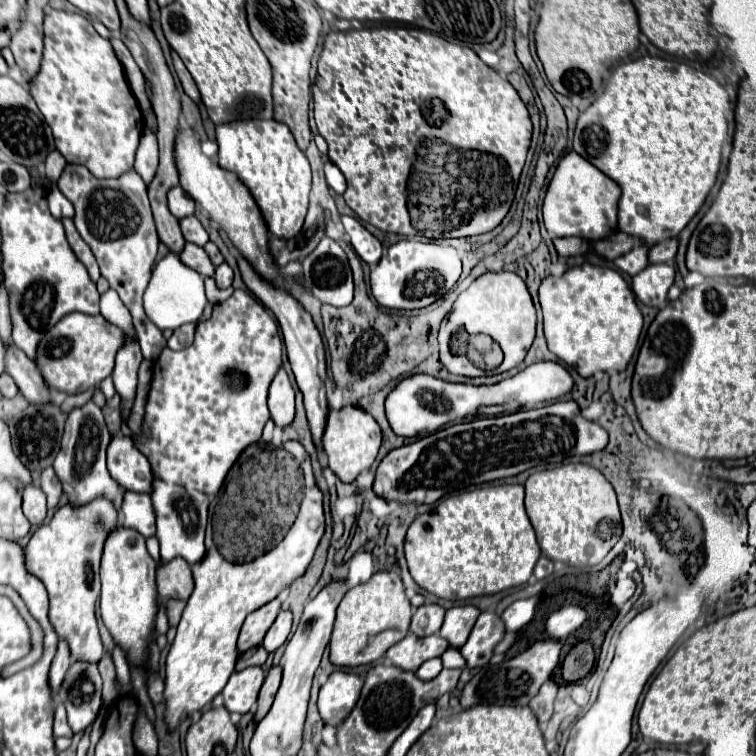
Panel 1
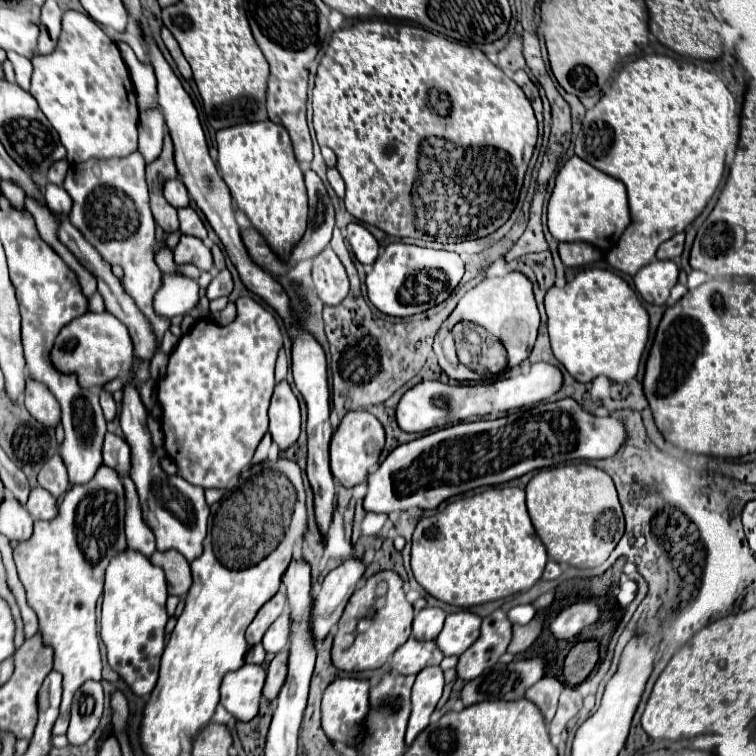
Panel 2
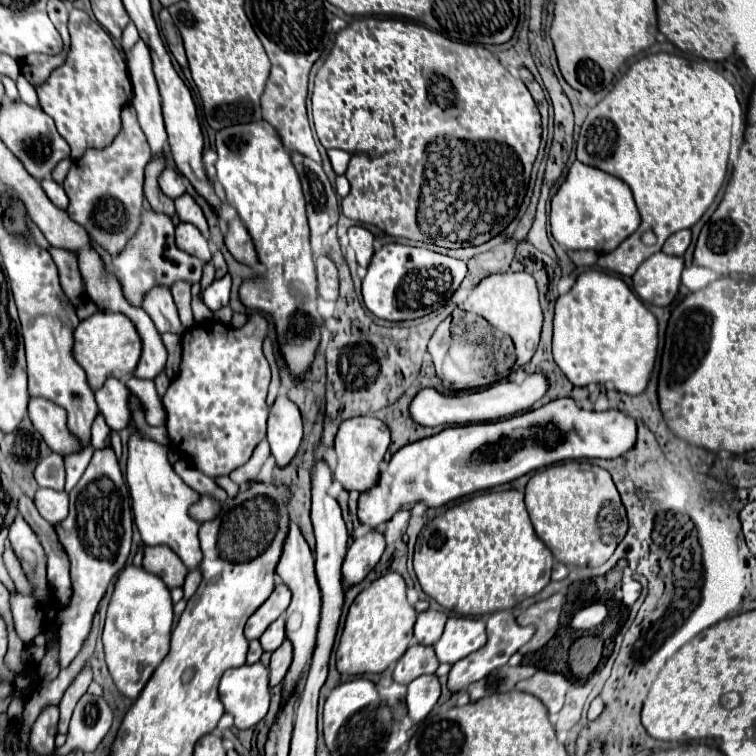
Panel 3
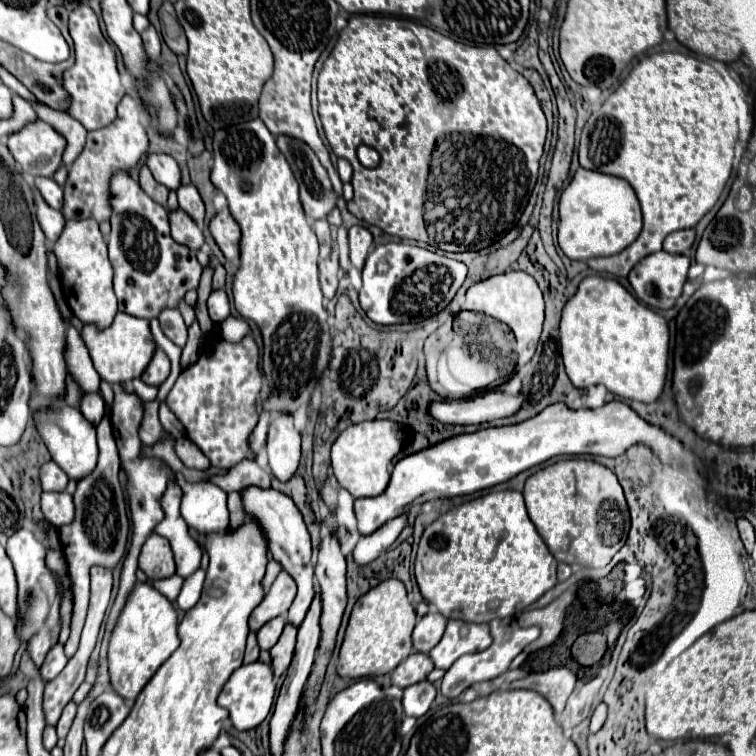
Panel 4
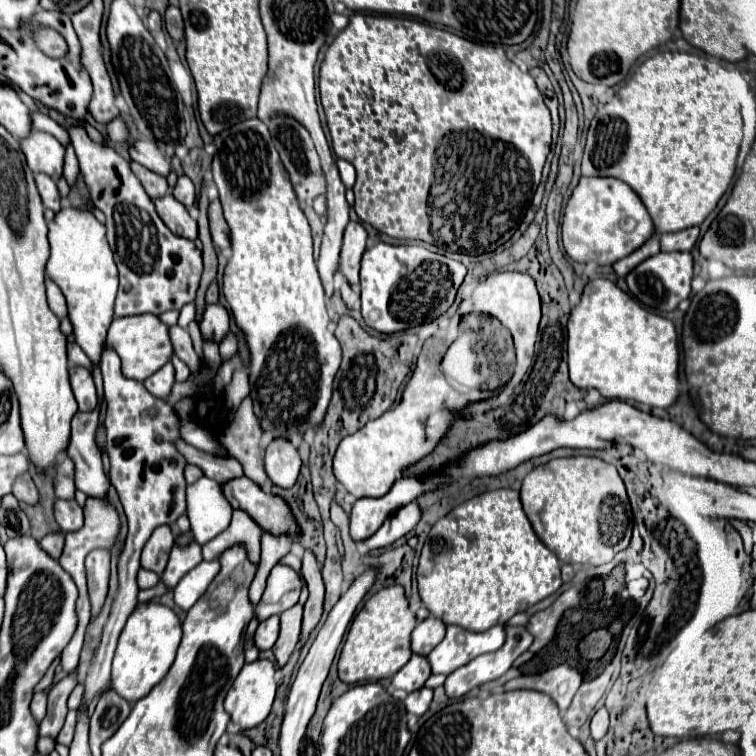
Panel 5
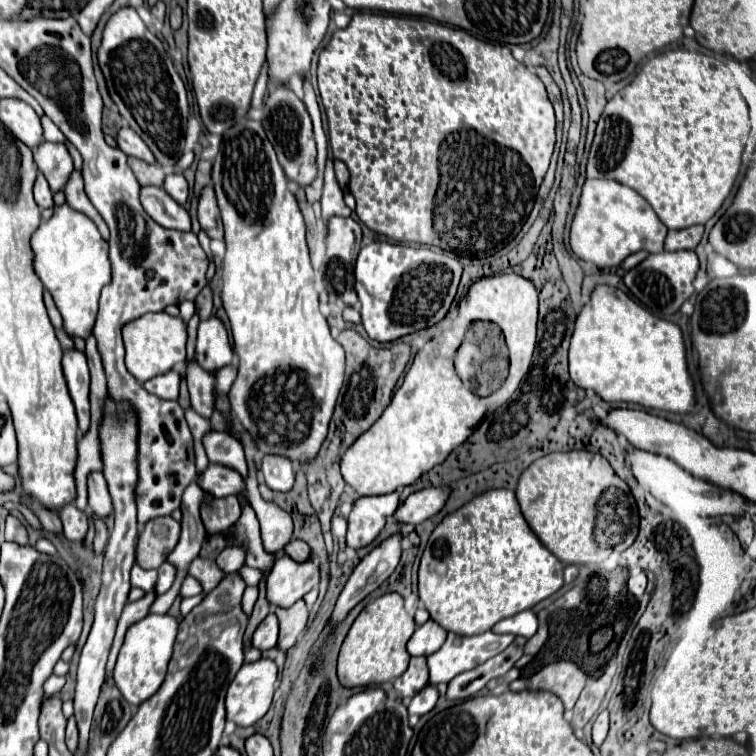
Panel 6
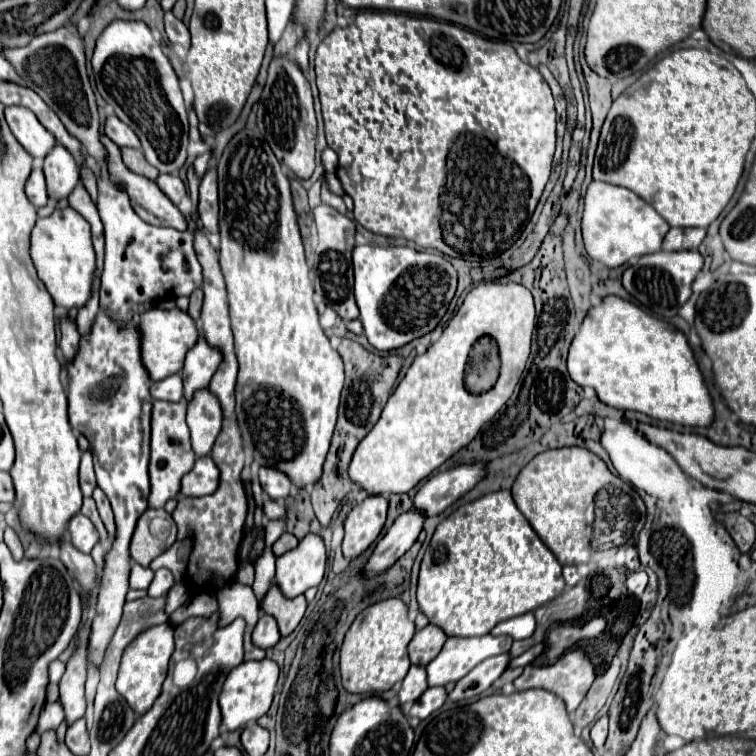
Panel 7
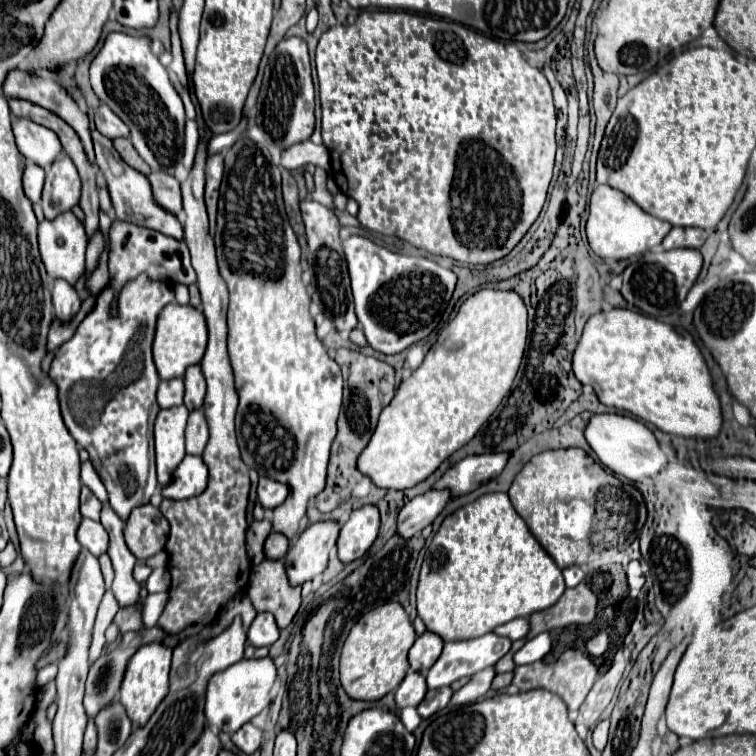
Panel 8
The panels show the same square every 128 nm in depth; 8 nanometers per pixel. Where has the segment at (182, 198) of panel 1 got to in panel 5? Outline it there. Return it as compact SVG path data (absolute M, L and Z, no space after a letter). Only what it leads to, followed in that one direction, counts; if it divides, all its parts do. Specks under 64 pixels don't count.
M138 140L130 146L130 156L134 162L140 162L142 166L146 166L148 170L160 174L160 176L168 176L172 172L172 166L168 162L168 158L156 148L156 144L148 142L148 140Z

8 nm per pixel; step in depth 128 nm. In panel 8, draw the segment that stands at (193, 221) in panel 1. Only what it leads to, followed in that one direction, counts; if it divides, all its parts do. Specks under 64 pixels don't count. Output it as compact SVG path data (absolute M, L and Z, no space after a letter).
M152 172L148 176L150 184L152 184L152 192L158 204L162 204L166 210L170 210L172 214L180 216L182 214L182 194L180 194L180 182L166 174L166 172Z

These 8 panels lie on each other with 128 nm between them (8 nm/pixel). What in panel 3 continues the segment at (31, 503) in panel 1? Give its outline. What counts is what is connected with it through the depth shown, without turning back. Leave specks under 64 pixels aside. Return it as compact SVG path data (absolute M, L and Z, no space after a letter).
M38 488L34 496L34 504L44 520L50 524L56 524L68 516L68 494L50 490L50 488Z

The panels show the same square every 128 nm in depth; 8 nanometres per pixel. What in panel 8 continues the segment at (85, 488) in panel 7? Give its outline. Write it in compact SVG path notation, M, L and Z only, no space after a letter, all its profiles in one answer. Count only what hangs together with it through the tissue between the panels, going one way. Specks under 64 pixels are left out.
M84 462L84 464L82 464L82 484L88 486L102 502L108 502L106 488L104 488L104 484L100 482L100 478L96 476L96 470L92 468L90 462Z

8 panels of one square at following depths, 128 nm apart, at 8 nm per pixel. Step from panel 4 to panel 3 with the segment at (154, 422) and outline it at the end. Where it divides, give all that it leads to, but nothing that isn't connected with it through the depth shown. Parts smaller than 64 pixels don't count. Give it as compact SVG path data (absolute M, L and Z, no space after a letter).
M108 378L104 386L96 390L98 408L110 430L122 430L128 426L130 422L128 396L130 396L130 390L124 386L124 382L114 378Z

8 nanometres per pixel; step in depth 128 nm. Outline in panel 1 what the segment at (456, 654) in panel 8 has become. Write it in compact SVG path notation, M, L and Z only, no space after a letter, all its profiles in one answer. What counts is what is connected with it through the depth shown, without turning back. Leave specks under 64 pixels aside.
M454 606L446 610L444 624L440 628L440 636L444 636L452 646L462 648L474 622L478 618L478 608L476 606Z

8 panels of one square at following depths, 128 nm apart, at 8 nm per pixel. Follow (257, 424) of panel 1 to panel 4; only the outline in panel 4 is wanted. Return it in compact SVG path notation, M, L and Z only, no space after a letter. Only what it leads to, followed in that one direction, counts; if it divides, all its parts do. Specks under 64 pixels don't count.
M252 334L244 336L240 342L228 342L224 338L210 338L208 348L200 352L198 360L190 364L178 376L176 384L172 386L166 404L176 414L176 418L184 426L186 438L196 444L204 456L210 460L214 468L232 468L246 458L250 450L250 434L258 424L258 394L262 390L262 372L260 372L260 350L254 342Z

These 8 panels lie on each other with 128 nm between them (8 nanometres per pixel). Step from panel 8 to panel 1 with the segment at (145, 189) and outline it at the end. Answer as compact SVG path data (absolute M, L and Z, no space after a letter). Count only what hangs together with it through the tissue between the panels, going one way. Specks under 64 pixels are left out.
M186 244L186 248L182 250L182 254L180 254L180 260L186 264L186 266L190 266L190 268L194 268L198 274L202 274L204 278L206 276L214 276L214 264L210 262L210 258L208 258L208 254L204 252L204 248L200 248L200 246L196 246L196 244Z

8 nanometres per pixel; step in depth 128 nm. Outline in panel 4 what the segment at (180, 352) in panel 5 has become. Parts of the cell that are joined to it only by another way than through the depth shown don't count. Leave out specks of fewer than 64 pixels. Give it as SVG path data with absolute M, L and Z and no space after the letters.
M164 308L160 314L158 314L158 320L160 320L160 328L162 332L178 346L184 346L186 344L186 324L180 316L180 312L176 308Z

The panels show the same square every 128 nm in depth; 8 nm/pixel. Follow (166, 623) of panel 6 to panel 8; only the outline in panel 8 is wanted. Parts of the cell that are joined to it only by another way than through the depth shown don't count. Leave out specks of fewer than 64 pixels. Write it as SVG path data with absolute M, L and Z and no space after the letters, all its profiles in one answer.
M162 642L144 644L136 650L136 654L128 660L128 668L124 672L124 680L120 686L120 702L124 704L128 716L138 726L144 726L160 700L168 694L168 672L170 672L170 658L172 648L168 648Z

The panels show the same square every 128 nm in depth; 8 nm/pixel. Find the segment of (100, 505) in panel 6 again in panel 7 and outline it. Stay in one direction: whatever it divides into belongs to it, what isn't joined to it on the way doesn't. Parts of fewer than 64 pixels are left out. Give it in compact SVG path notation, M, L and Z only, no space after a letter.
M96 486L96 490L94 490L92 498L96 500L96 506L98 506L100 518L102 518L102 522L106 524L106 528L108 528L108 534L110 534L110 540L112 540L112 532L116 530L116 526L114 526L114 516L112 516L110 502L108 502L108 498L106 498L106 494L102 492L102 488L100 488L100 486Z

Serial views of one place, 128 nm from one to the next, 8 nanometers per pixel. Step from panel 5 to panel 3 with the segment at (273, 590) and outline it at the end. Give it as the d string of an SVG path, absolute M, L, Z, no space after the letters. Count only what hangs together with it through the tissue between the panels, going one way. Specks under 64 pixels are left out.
M278 584L272 596L246 622L246 638L248 640L260 638L264 630L288 608L288 604L290 604L290 590L284 584Z

